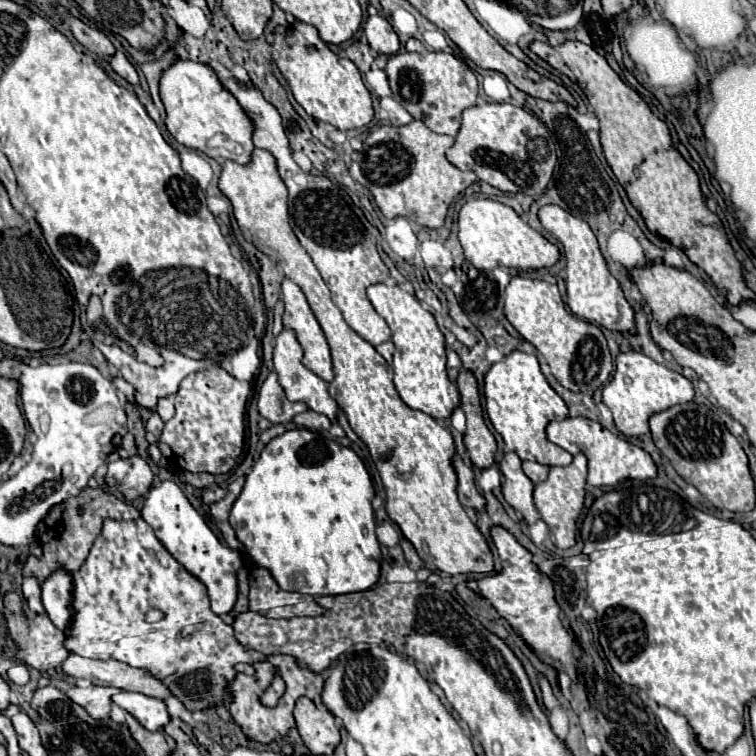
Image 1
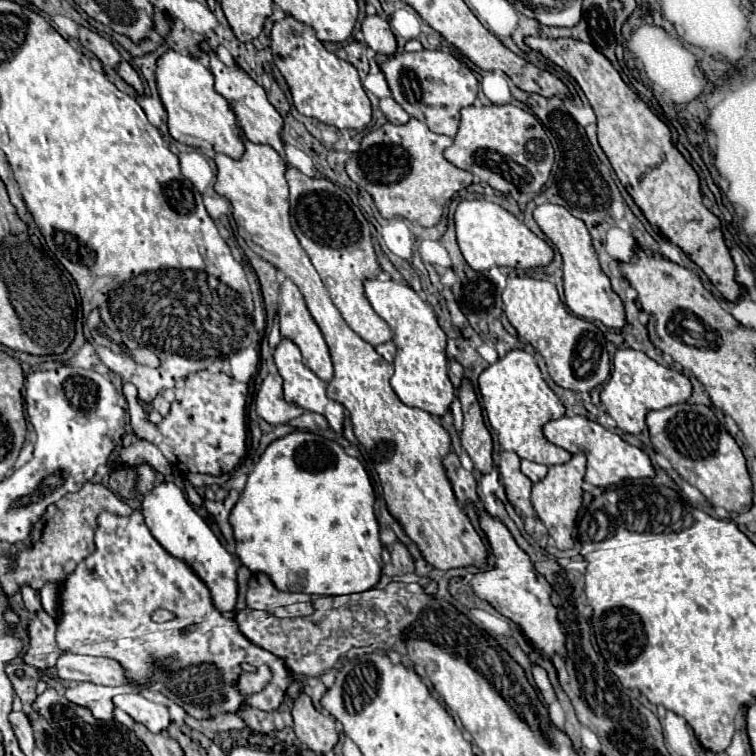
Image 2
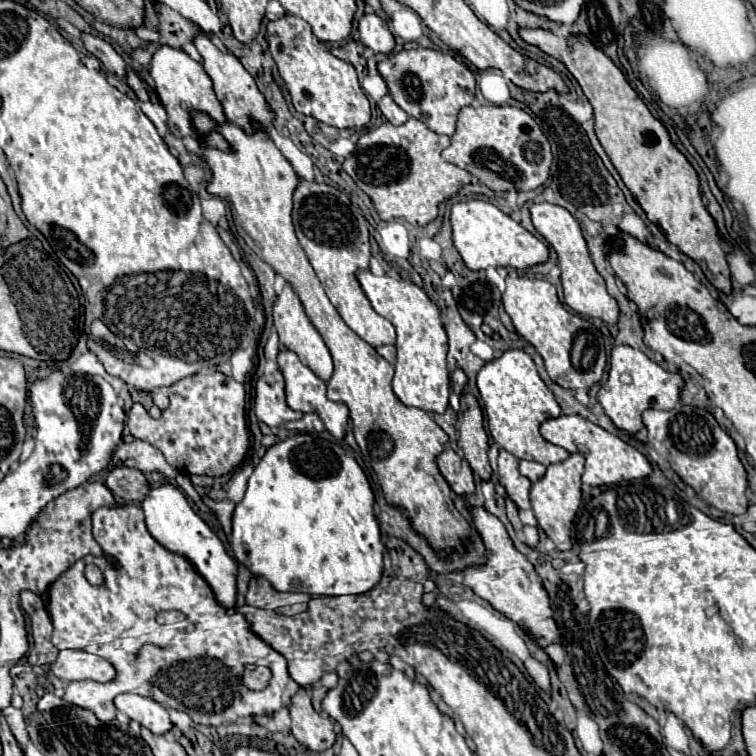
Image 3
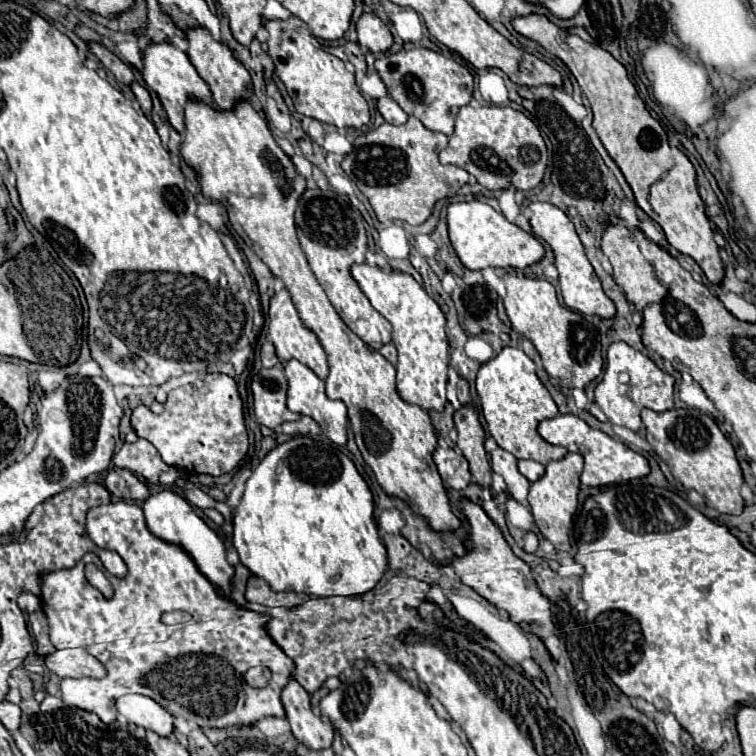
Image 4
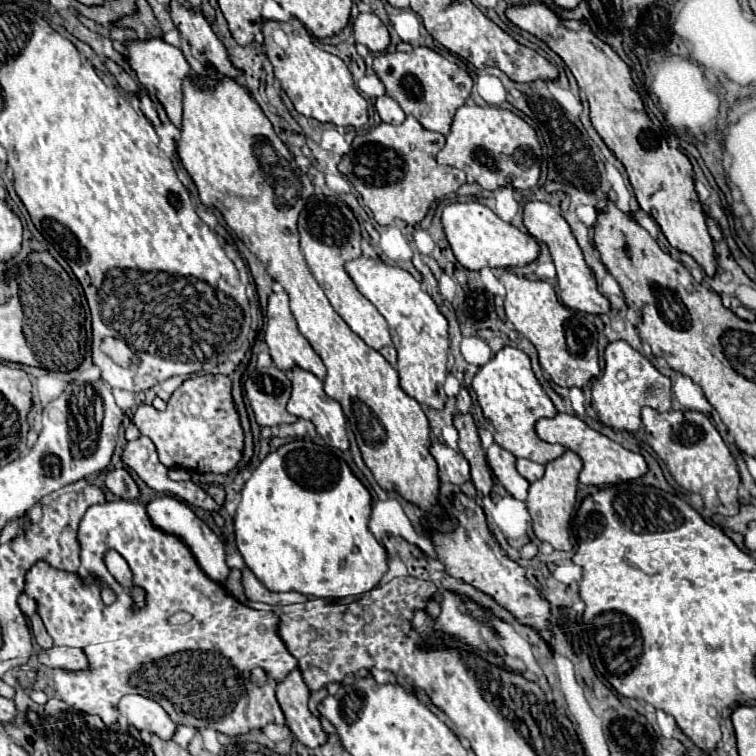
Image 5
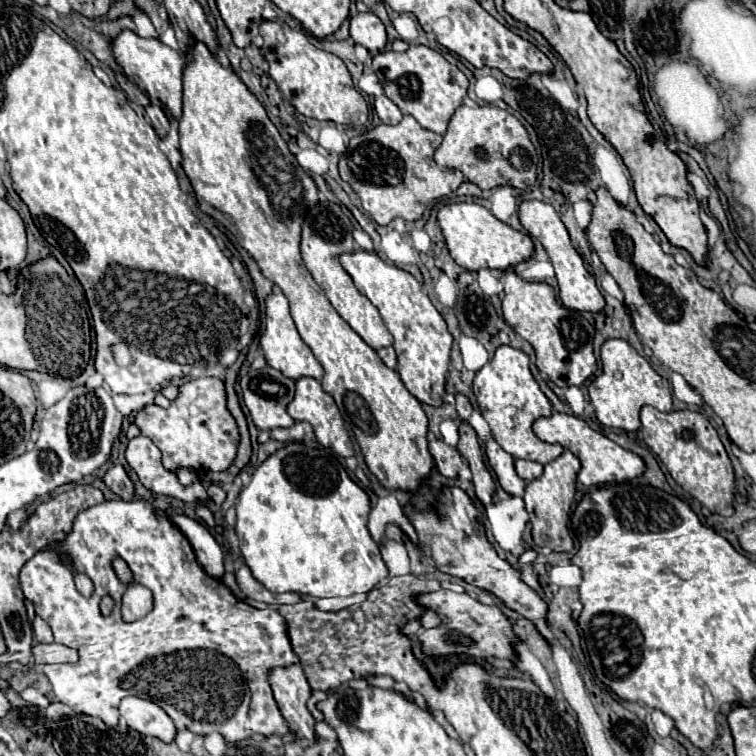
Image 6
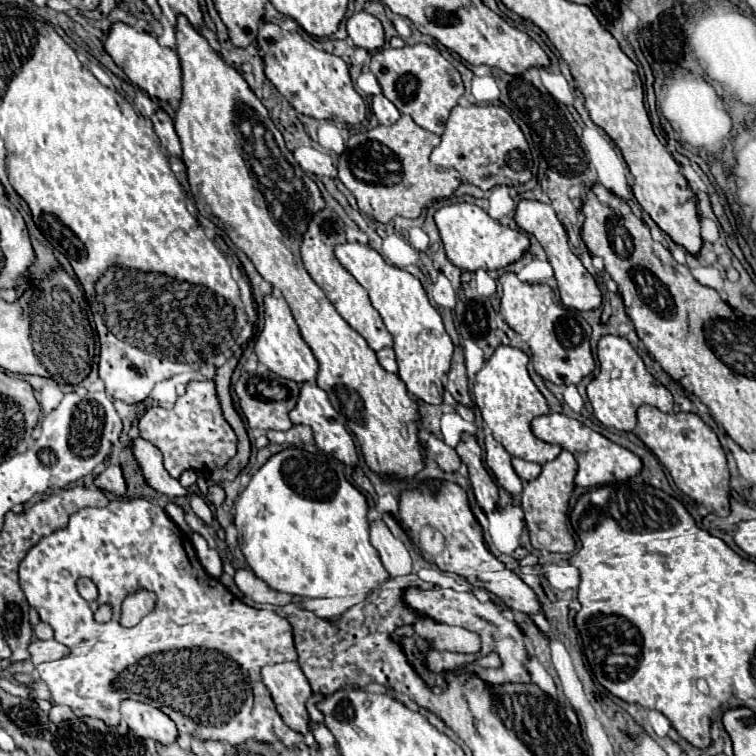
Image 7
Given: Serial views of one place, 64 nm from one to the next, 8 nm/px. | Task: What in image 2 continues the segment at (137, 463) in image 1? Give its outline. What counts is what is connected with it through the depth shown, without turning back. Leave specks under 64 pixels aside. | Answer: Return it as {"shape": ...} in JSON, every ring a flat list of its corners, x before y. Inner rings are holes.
{"shape":[[138,466,138,482,136,482,136,488,140,494,146,494,152,490,154,486,154,480,156,480,156,474,150,466]]}

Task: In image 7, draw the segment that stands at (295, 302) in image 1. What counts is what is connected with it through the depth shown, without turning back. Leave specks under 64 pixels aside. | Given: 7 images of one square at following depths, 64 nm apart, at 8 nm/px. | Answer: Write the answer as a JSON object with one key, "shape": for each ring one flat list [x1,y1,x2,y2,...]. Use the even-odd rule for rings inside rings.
{"shape":[[266,296,264,298,264,330,256,338,254,352,258,356,258,362,264,364,270,372,290,378,294,382,314,382,318,374,318,362,310,350,310,346,304,342,300,328,286,304,284,298,280,296]]}

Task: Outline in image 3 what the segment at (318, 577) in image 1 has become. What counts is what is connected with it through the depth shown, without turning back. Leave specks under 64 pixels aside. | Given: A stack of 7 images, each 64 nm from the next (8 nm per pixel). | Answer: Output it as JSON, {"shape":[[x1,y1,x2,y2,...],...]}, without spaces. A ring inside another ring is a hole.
{"shape":[[296,434,296,436,286,438,284,442,274,444,272,448,268,448,268,452,260,460,260,464,254,468,252,476,248,478,248,488,246,488,244,500,240,504,236,504,236,508,234,508,232,550,234,550,236,560,240,564,244,564,252,574,266,578,278,592,306,592,310,596,362,594,362,592,372,590,382,578,382,570,384,570,382,558,384,558,384,552,386,552,386,548,380,540,380,526,378,526,378,520,374,516,374,494,372,494,372,488,370,488,368,478,364,476,362,468,336,442,322,440,322,438,312,436,312,434]]}

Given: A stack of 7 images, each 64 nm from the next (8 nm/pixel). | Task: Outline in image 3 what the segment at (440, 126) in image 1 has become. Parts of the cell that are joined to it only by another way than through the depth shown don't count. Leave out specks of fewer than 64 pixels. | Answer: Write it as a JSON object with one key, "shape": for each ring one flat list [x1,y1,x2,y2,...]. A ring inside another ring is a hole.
{"shape":[[418,46,416,50,402,50,398,54,388,54,386,60,378,62,378,72,386,80,388,92,394,98,394,102,398,102,398,106,402,106,402,110,406,110,408,116,418,118,436,134,452,136,456,130,456,118,460,108,468,106,474,100,474,90,476,90,474,74,468,70,466,64,454,60,450,54,442,54,440,50,428,50]]}

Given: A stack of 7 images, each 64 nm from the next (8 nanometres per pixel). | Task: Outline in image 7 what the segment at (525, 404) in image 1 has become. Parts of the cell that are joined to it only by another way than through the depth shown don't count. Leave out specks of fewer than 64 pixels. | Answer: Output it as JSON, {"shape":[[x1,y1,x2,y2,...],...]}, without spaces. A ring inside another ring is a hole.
{"shape":[[498,346,490,356,490,360,486,360,484,368,476,374,472,394,476,406,480,408,482,420,490,428,492,436,506,448,506,452,528,462,546,464,554,460,562,448,538,440,530,430,532,418,548,414,550,408,546,404,546,398,534,386,526,366,528,366,528,356,522,350,512,346]]}

